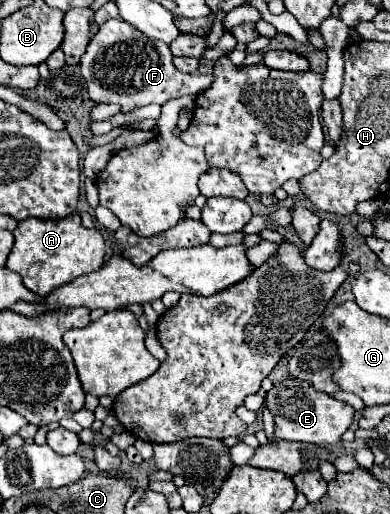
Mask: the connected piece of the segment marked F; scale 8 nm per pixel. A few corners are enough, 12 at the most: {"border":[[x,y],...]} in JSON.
{"border":[[122,18],[80,60],[88,96],[130,112],[200,94],[166,42]]}

